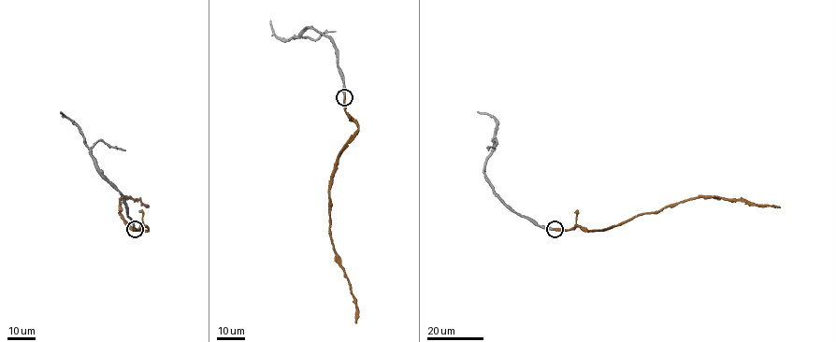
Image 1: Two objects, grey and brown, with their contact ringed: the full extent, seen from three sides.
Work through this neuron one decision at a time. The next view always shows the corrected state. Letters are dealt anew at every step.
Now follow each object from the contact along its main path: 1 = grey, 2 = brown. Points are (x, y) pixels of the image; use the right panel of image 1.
1: (554, 229), (543, 228), (513, 212), (495, 192), (484, 172), (493, 148), (496, 120), (477, 111)
2: (554, 229), (572, 230), (578, 226), (601, 230), (696, 198), (721, 197), (780, 207)

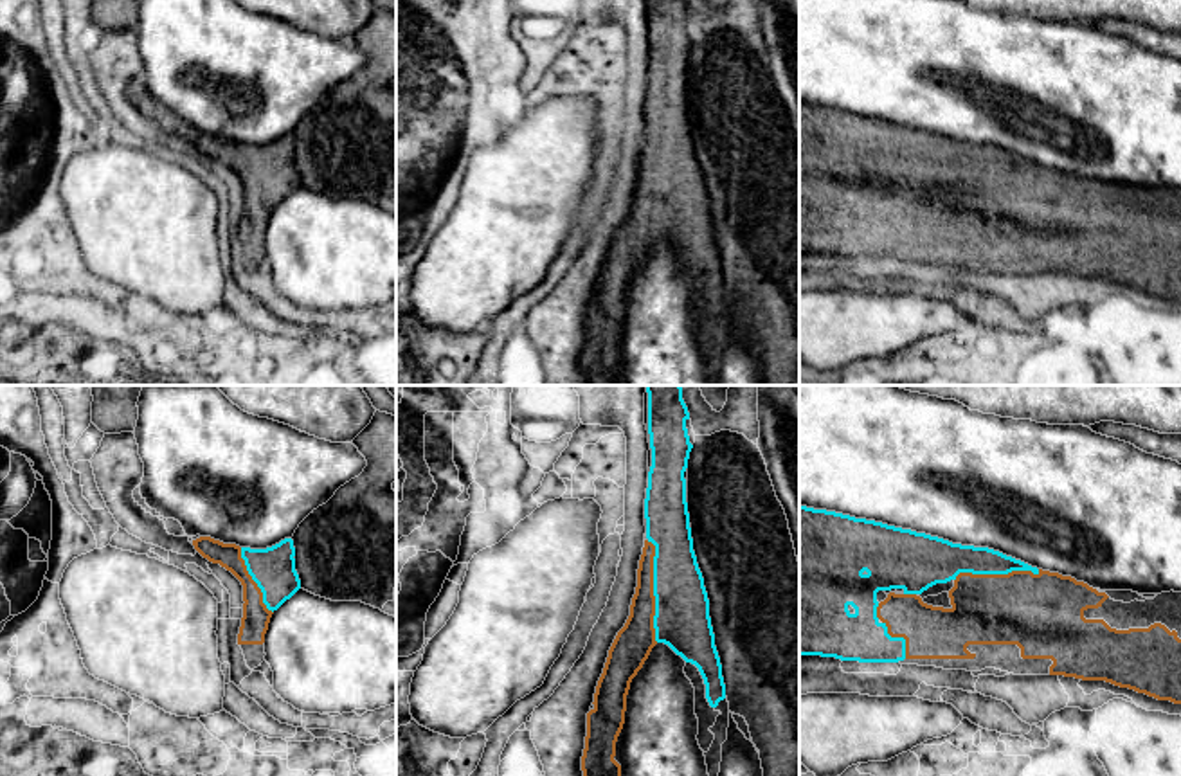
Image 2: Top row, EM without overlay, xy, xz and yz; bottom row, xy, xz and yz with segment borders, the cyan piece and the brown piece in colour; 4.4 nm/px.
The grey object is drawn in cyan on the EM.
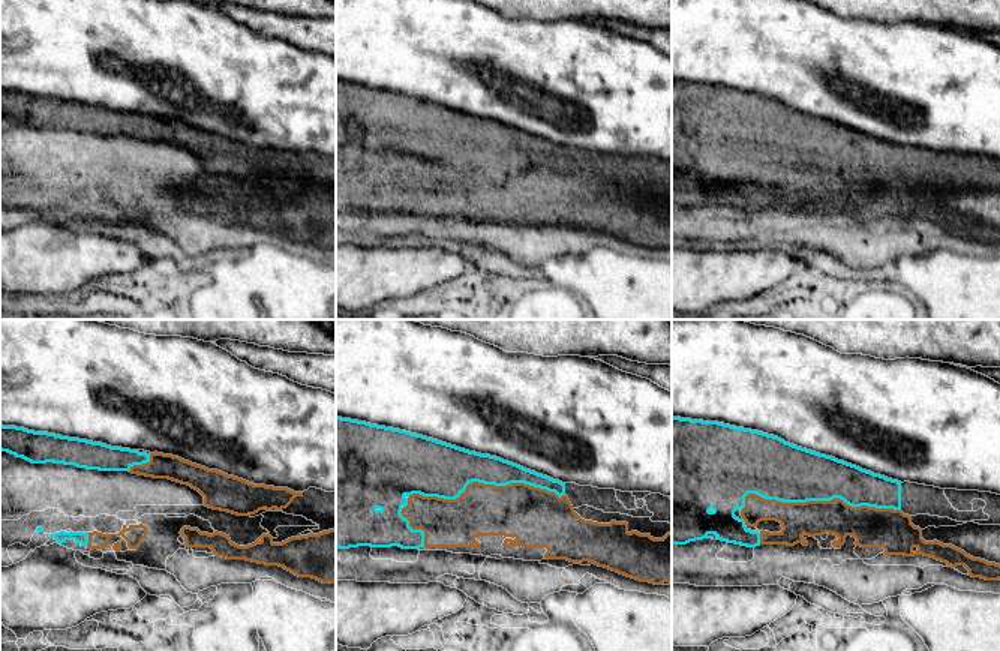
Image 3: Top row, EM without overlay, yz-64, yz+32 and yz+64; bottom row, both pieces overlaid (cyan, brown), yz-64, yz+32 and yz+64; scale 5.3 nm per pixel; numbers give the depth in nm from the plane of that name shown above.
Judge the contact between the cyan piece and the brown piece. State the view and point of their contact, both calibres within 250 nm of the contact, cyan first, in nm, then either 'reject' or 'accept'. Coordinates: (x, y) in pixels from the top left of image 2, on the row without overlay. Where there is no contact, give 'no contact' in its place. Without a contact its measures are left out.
xz (654, 188) | 240/170 nm | accept

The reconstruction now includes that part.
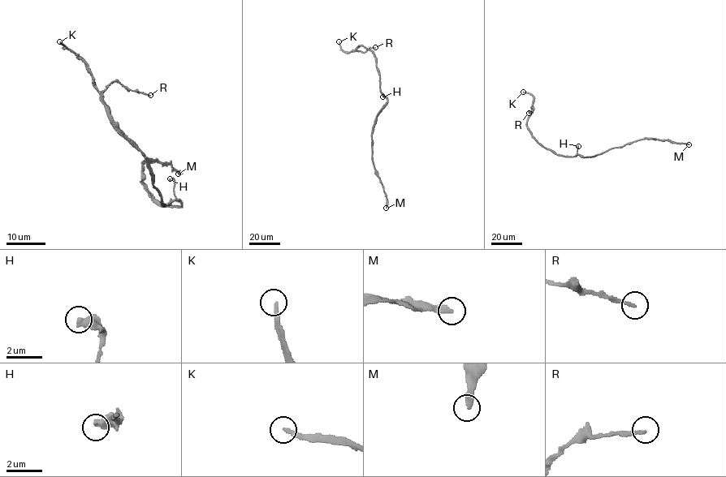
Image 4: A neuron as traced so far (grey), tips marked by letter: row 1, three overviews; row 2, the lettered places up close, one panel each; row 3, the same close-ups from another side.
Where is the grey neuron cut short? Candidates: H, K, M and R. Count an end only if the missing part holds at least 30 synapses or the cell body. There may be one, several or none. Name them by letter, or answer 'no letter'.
no letter

